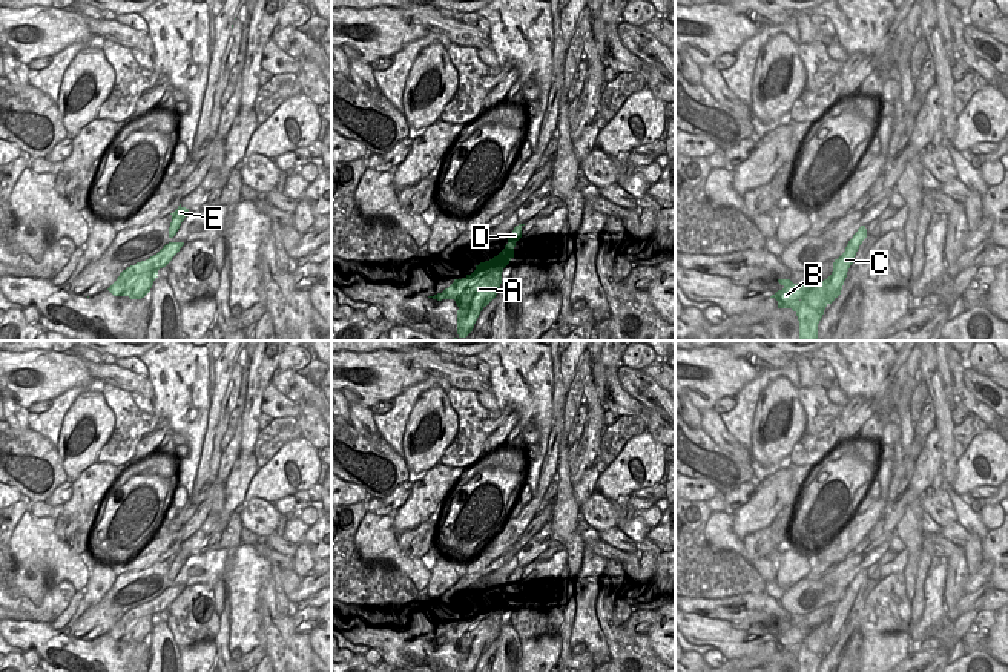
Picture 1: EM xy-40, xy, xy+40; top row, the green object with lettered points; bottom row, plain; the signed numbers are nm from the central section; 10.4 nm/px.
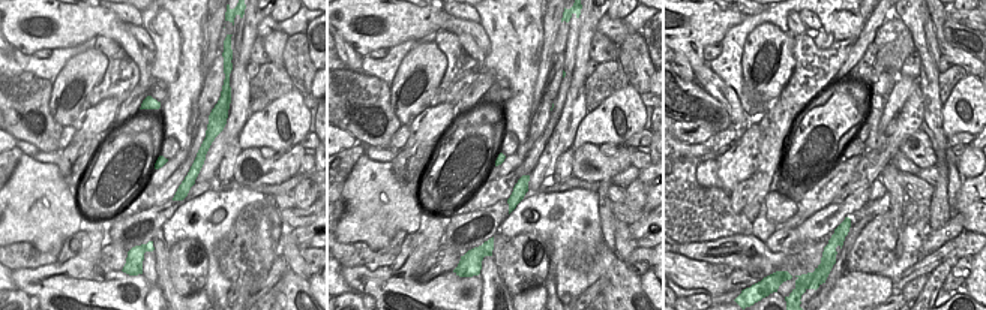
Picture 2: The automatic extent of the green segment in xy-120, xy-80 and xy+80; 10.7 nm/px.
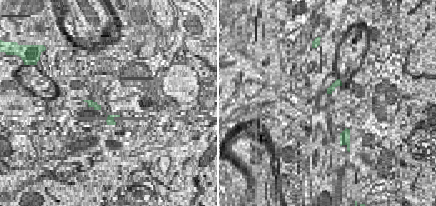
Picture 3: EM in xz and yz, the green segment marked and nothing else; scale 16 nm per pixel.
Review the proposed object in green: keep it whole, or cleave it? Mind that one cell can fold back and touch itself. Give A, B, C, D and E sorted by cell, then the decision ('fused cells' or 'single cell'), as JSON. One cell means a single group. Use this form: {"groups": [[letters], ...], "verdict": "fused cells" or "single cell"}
{"groups": [["A", "B", "C"], ["D", "E"]], "verdict": "fused cells"}

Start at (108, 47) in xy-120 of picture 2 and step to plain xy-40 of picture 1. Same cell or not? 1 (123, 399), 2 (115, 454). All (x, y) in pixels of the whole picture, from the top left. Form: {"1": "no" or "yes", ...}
{"1": "yes", "2": "yes"}

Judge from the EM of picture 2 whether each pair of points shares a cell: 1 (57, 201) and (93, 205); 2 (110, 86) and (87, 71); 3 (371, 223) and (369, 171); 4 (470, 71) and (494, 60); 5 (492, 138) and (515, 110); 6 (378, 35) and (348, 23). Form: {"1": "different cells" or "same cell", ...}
{"1": "different cells", "2": "different cells", "3": "same cell", "4": "different cells", "5": "different cells", "6": "same cell"}

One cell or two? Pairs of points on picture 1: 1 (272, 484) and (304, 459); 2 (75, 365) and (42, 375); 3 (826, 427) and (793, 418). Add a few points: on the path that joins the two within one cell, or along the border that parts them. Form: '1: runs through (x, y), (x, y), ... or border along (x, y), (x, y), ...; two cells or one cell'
1: runs through (281, 473), (283, 462), (287, 457), (293, 457); one cell
2: runs through (68, 370), (49, 373); one cell
3: border along (798, 387), (806, 428), (789, 453); two cells

